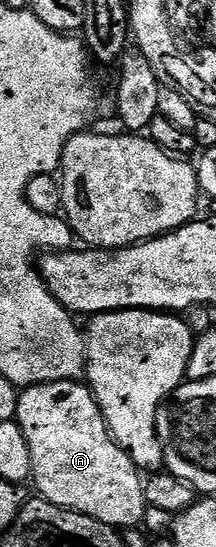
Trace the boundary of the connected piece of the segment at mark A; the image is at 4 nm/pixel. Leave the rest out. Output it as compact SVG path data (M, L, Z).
M61 380L55 384L40 384L37 388L25 389L18 397L16 422L20 430L24 430L24 438L28 442L28 454L32 458L32 484L38 487L37 495L41 499L57 508L96 518L115 530L134 528L145 518L148 497L140 469L111 438L110 427L106 425L94 393L85 383Z

